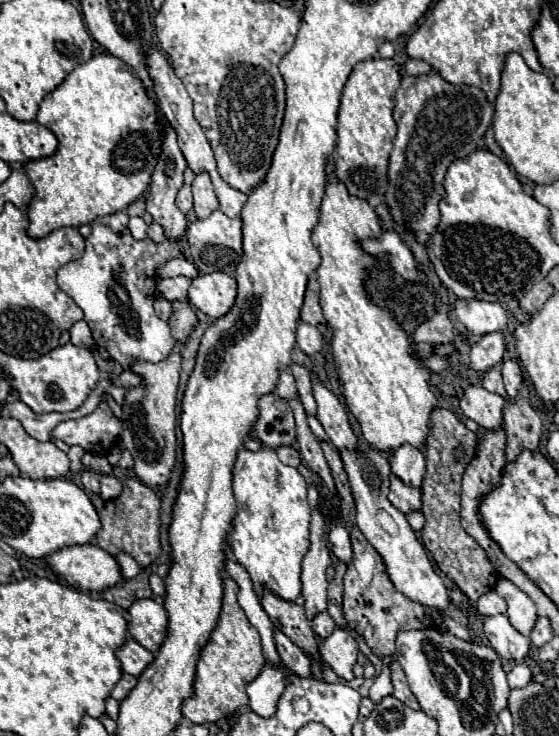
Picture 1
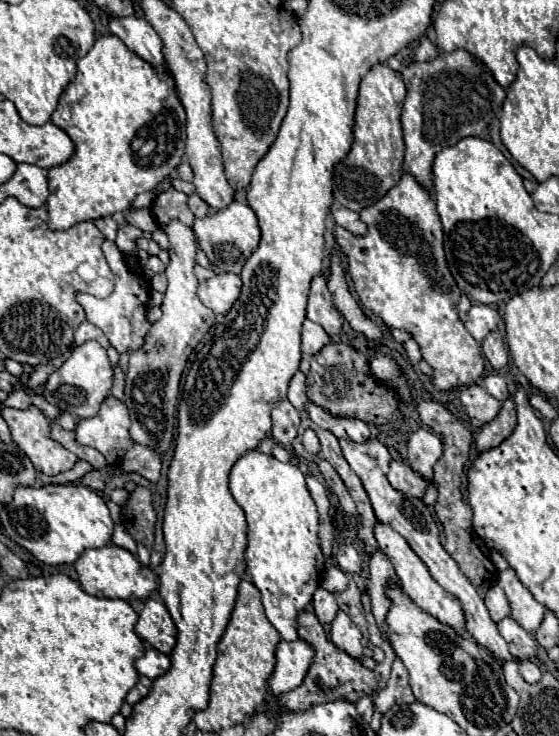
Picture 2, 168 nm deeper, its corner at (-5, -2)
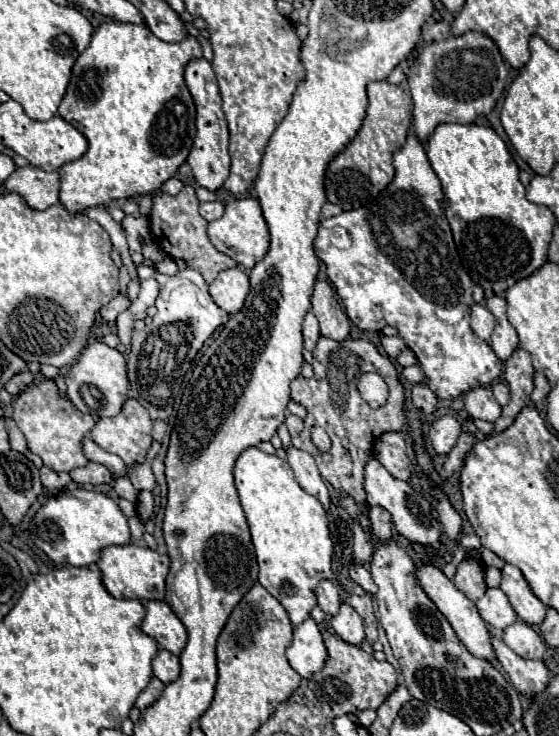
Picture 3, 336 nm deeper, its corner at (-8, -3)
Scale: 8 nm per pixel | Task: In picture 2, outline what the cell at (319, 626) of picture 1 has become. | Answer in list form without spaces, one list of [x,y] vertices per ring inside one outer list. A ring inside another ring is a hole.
[[[321,586],[313,594],[313,608],[315,608],[315,616],[319,618],[321,624],[329,624],[339,610],[339,606],[335,606],[335,596]]]

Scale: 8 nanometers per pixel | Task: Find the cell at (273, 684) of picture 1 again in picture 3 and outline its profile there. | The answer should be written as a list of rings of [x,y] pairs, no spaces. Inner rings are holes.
[[[306,619],[302,625],[294,627],[294,639],[286,649],[286,657],[298,675],[310,677],[312,673],[320,671],[326,663],[326,655],[320,627],[314,619]]]

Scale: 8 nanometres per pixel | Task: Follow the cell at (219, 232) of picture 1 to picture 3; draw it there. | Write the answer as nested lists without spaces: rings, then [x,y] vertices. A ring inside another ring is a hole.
[[[246,197],[246,199],[230,201],[226,205],[224,215],[220,219],[208,223],[208,239],[220,253],[232,257],[238,265],[242,265],[246,269],[252,269],[266,255],[268,241],[270,241],[268,225],[262,217],[262,209],[260,209],[258,199]]]

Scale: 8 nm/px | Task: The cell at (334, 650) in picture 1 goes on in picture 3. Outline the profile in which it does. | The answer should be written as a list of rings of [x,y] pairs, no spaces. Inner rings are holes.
[[[346,603],[340,605],[340,613],[332,617],[330,625],[336,631],[336,635],[350,645],[360,645],[364,639],[364,625],[360,615]]]

